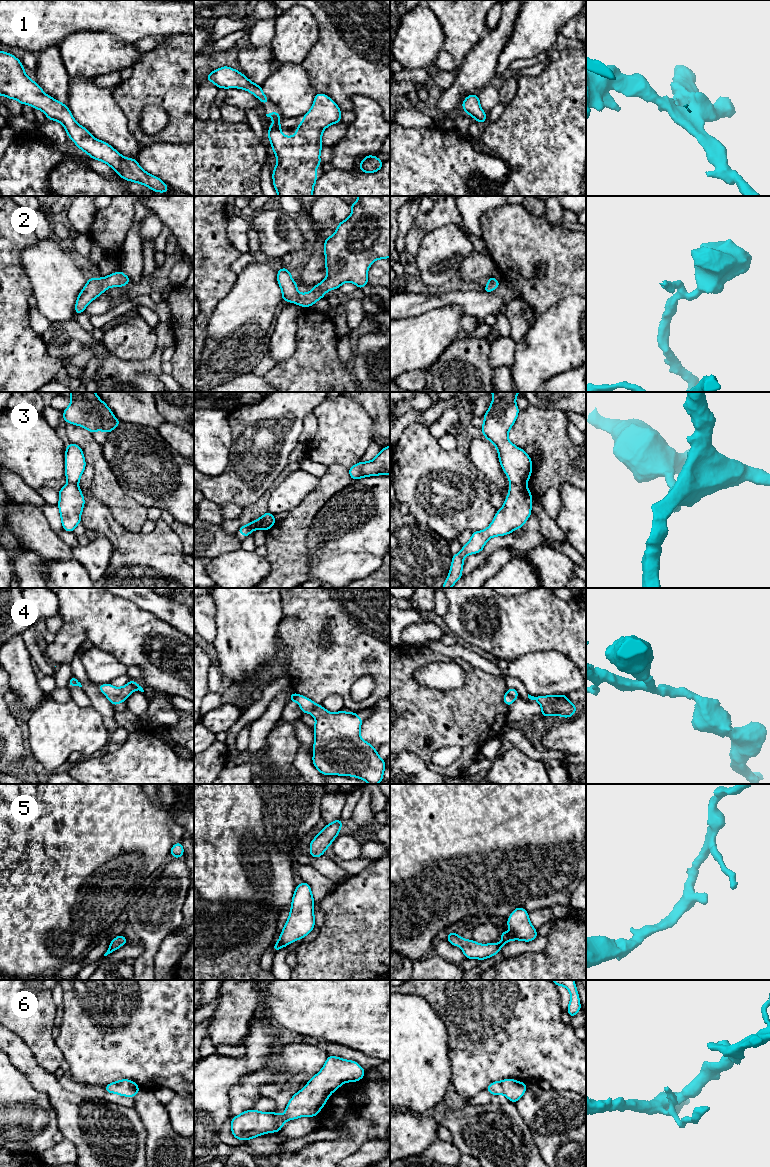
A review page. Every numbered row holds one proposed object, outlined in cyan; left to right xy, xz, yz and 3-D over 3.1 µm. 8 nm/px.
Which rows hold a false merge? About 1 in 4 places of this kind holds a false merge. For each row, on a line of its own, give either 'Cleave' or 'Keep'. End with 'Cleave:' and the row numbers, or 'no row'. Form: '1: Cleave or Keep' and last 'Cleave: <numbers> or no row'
1: Keep
2: Keep
3: Cleave
4: Keep
5: Keep
6: Keep
Cleave: 3

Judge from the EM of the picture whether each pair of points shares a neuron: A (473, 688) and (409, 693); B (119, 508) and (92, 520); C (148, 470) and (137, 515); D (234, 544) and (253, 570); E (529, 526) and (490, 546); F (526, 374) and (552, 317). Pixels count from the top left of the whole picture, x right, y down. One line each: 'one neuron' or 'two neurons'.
A: one neuron
B: two neurons
C: two neurons
D: two neurons
E: one neuron
F: one neuron

